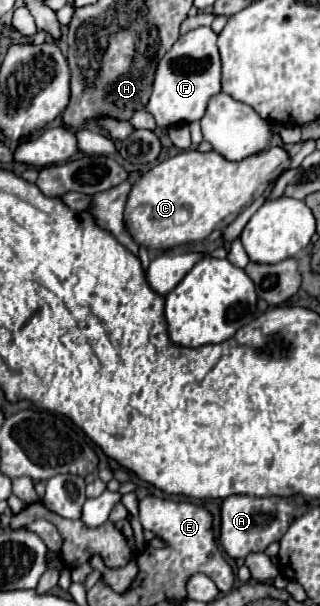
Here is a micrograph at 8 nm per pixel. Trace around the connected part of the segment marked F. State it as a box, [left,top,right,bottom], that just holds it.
[146,27,220,127]

